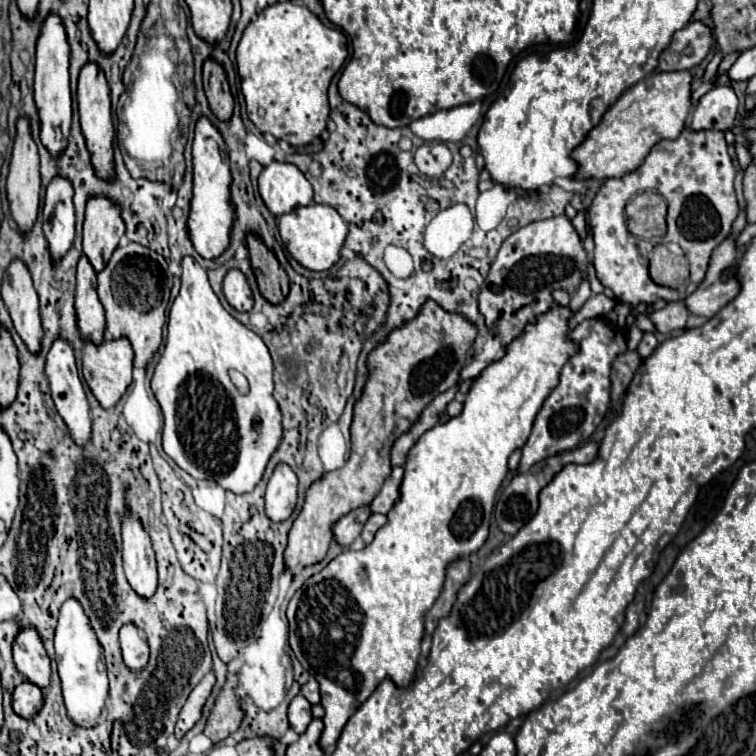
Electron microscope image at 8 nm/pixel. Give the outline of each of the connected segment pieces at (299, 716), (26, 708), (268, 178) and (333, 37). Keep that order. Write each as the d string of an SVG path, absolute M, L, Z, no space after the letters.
M298 694L290 708L288 708L288 720L290 720L290 726L298 732L298 734L304 734L308 724L312 722L312 704L302 698L302 694Z
M22 682L20 686L16 686L14 694L12 694L12 708L18 716L22 718L30 718L34 716L40 708L44 706L44 694L42 688L34 686L32 682Z
M274 160L268 164L258 178L258 190L274 216L286 214L312 202L310 182L294 164L288 162Z
M278 2L264 8L256 20L252 20L238 44L238 74L242 78L242 94L246 98L248 116L260 132L268 132L278 140L286 140L292 146L306 146L320 138L326 130L330 104L328 86L334 74L342 68L348 56L348 40L340 30L324 26L306 6L294 2Z

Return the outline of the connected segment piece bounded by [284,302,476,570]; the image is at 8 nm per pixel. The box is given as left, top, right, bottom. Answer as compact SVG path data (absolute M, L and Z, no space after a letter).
M426 302L426 306L422 306L422 312L418 314L418 318L414 318L414 320L406 322L402 328L394 330L388 336L388 342L384 342L382 346L378 346L376 350L370 352L370 356L368 356L370 378L368 378L368 384L364 388L362 398L356 402L354 420L352 420L352 428L350 428L350 432L352 432L352 454L350 454L346 466L332 470L332 472L326 472L306 492L306 502L302 506L302 512L294 520L294 526L288 534L288 546L284 552L286 570L292 570L296 566L312 566L312 564L322 562L326 552L328 552L330 542L334 540L334 532L332 532L334 524L342 516L346 516L348 512L352 512L364 504L370 504L376 498L384 480L392 472L390 450L392 450L394 442L418 422L422 410L432 402L432 398L446 392L448 388L452 388L458 382L460 370L468 364L468 358L472 354L474 338L476 338L476 330L474 330L474 326L470 326L470 322L466 322L458 314L444 312L436 302Z

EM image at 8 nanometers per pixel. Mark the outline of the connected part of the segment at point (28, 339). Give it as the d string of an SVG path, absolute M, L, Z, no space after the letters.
M12 260L2 282L2 300L14 320L16 332L22 336L30 352L40 350L42 326L38 312L38 296L32 286L30 272L22 260Z

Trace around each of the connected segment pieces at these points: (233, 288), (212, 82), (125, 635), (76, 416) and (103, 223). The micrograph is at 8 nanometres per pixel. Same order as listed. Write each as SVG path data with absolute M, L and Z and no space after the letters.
M238 268L228 270L228 274L224 276L224 296L236 310L240 312L252 310L252 304L254 304L252 290L248 286L246 276Z
M214 58L204 60L204 90L206 90L212 112L220 120L228 120L232 114L232 108L234 108L234 98L230 94L226 70Z
M124 624L120 628L120 646L124 662L130 670L142 670L148 662L148 644L140 636L140 630L136 624Z
M56 338L48 350L46 356L46 376L50 380L50 390L52 390L52 398L56 404L58 414L64 418L70 436L78 442L78 444L86 444L90 440L90 408L88 408L88 400L84 394L84 386L78 378L78 368L76 368L76 358L74 358L74 350L72 344L66 342L64 338Z
M92 196L86 204L84 254L96 272L106 266L110 254L126 232L120 206L108 196Z

